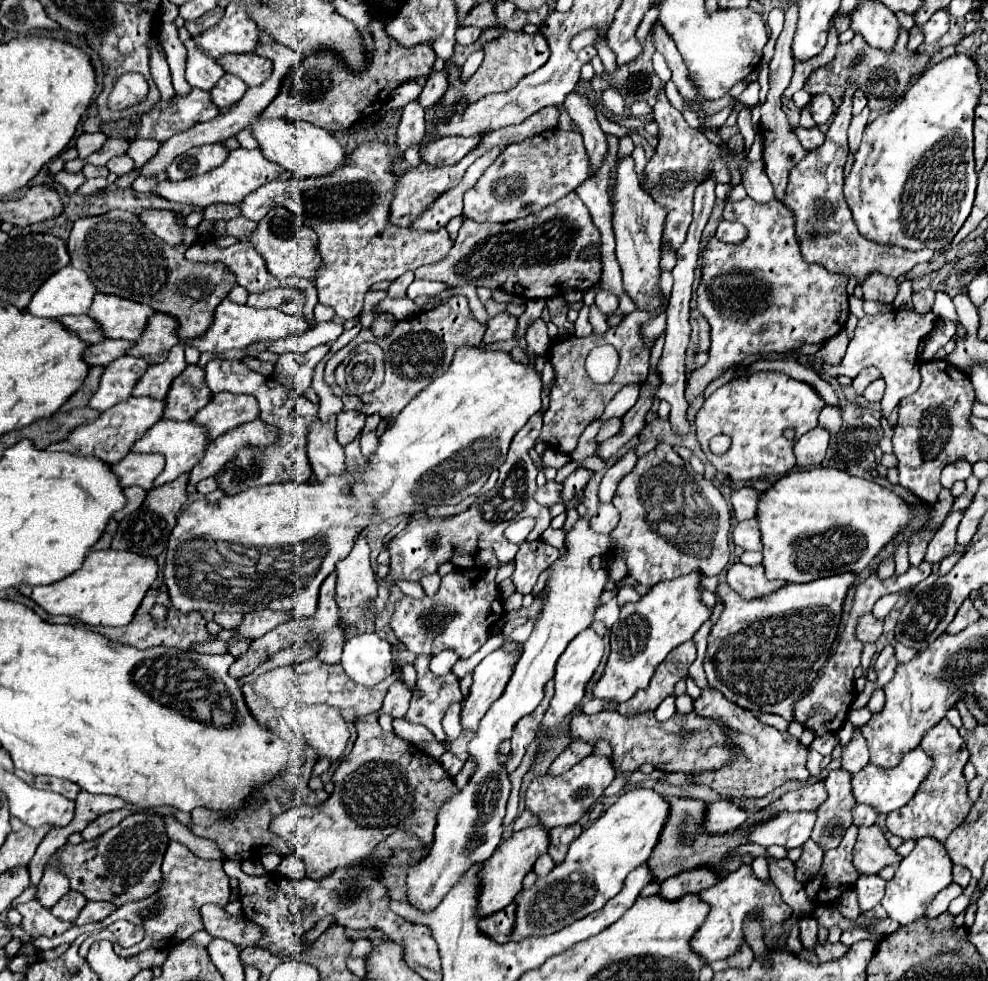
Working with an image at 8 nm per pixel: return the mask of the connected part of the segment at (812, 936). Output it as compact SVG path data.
M801 916L801 942L805 948L813 950L817 944L817 920L811 916Z

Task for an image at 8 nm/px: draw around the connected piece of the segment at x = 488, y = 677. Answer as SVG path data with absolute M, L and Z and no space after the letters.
M519 644L519 648L513 652L499 648L477 664L477 668L473 670L471 694L465 702L465 708L461 710L461 726L465 730L475 732L479 720L485 716L489 706L503 694L513 666L521 656L521 650L523 644Z

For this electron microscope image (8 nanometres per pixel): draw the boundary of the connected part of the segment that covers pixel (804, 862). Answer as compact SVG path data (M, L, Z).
M807 840L805 846L802 846L801 858L797 860L797 866L795 866L795 878L801 880L801 884L809 882L821 868L821 862L823 862L823 850L819 846L815 846L815 842Z

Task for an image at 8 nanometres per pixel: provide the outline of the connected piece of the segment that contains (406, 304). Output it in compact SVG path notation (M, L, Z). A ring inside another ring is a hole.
M387 296L381 301L376 311L379 314L390 312L395 316L396 320L401 320L416 315L419 312L419 308L409 298L391 299Z

